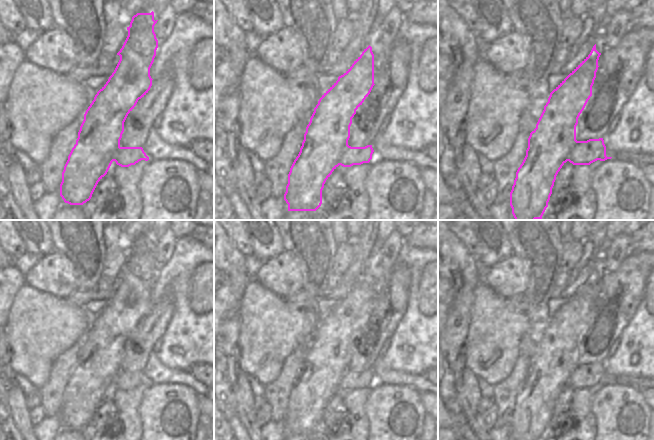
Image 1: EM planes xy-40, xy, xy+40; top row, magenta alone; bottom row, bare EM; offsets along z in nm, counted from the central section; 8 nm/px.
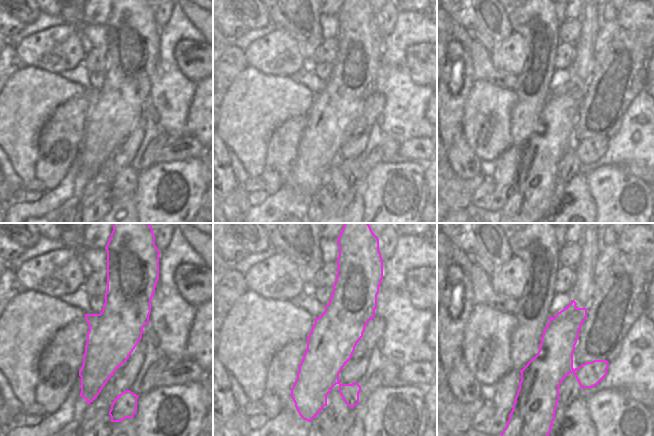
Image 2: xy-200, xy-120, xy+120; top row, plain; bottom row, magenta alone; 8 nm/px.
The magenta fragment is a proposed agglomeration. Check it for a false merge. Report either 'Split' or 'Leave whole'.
Split

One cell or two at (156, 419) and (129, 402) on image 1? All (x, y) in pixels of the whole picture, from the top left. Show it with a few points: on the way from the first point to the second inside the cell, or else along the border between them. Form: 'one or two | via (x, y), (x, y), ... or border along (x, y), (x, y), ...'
two | border along (148, 387), (142, 396), (140, 404), (141, 429)

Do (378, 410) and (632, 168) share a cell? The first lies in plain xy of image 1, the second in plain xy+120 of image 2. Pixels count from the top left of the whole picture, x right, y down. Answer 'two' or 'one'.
two

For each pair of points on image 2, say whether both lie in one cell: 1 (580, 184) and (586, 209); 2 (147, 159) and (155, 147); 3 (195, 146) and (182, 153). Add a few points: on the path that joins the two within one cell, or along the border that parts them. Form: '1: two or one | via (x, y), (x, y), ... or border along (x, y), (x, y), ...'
1: one | via (580, 190), (580, 203)
2: one | via (149, 156), (152, 150)
3: one | via (192, 147), (185, 150)

